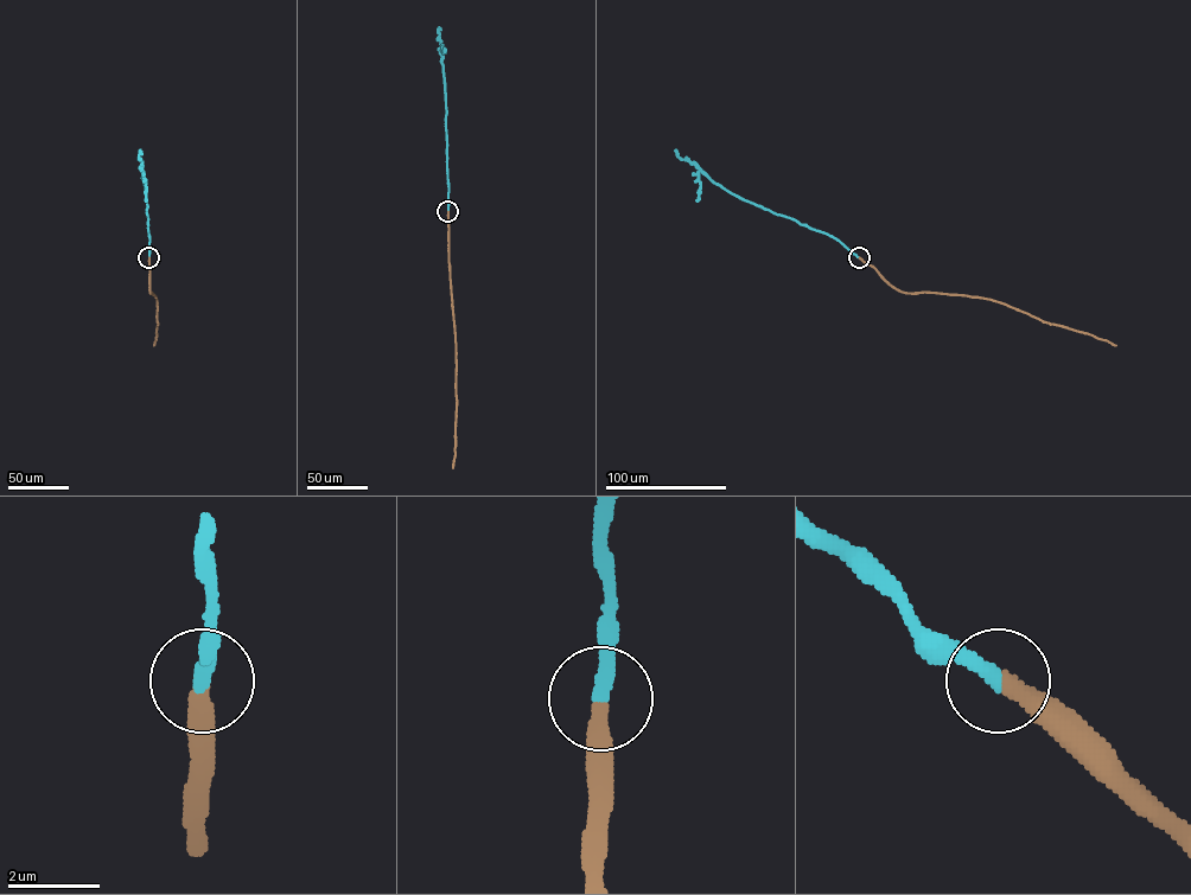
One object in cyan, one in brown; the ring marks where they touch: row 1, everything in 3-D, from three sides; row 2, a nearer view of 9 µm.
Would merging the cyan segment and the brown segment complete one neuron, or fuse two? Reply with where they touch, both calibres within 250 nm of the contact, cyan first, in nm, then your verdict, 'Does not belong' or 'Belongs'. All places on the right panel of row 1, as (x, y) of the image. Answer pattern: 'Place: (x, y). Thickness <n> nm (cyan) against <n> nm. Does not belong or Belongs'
Place: (859, 257). Thickness 360 nm (cyan) against 400 nm. Belongs

